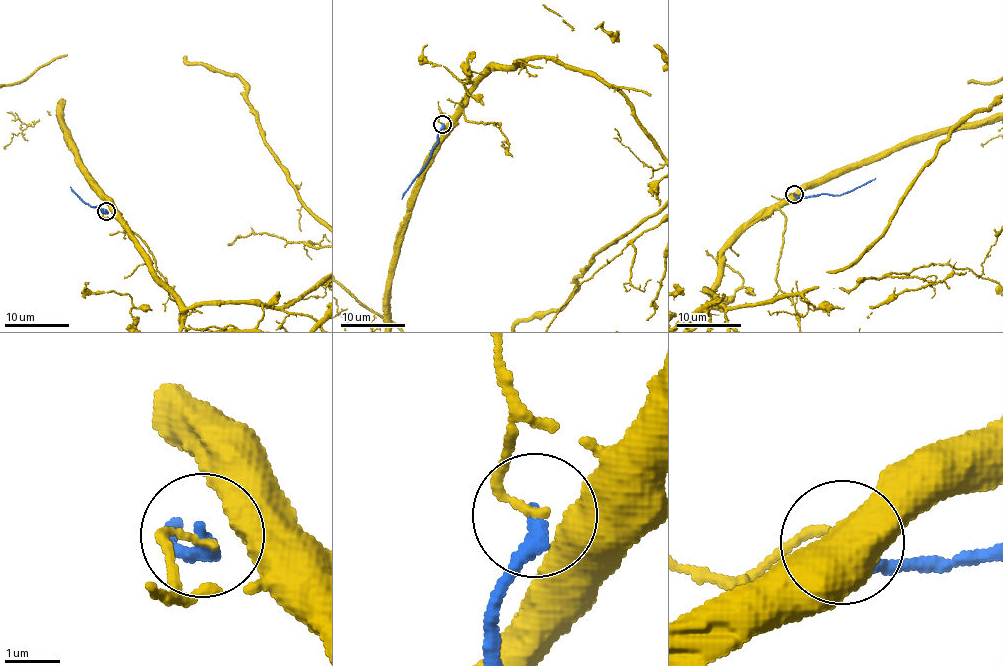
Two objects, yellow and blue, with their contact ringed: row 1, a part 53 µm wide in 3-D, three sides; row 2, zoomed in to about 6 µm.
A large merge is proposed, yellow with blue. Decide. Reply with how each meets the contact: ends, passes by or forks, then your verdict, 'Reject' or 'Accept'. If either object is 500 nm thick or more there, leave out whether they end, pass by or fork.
At the ring yellow passes by. At the ring blue ends. Reject

